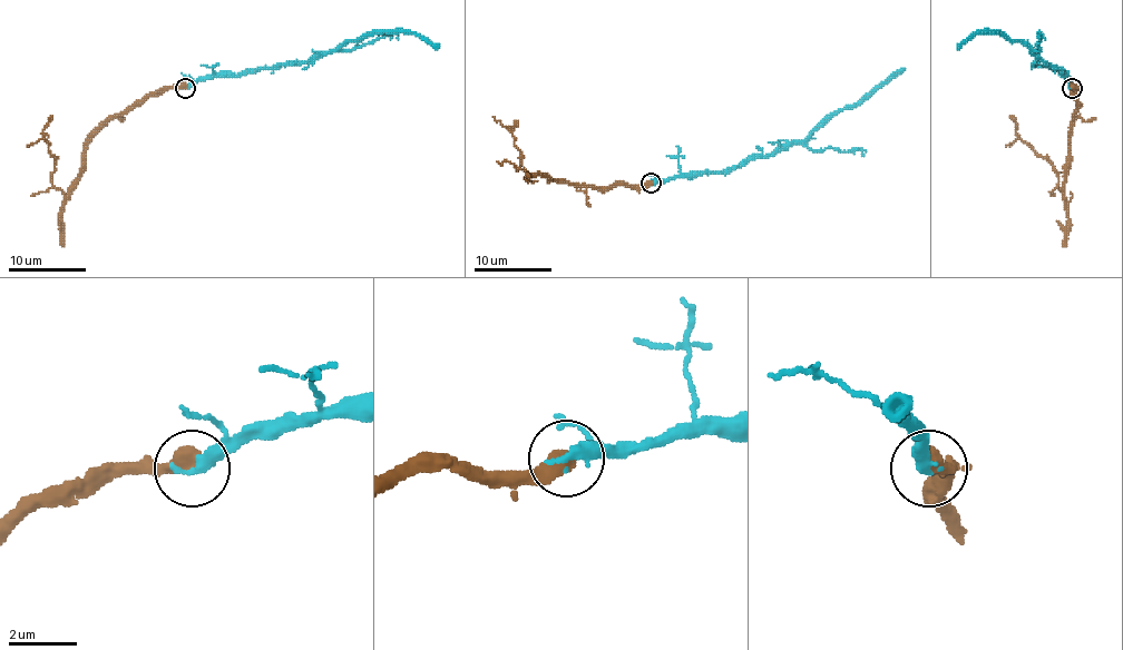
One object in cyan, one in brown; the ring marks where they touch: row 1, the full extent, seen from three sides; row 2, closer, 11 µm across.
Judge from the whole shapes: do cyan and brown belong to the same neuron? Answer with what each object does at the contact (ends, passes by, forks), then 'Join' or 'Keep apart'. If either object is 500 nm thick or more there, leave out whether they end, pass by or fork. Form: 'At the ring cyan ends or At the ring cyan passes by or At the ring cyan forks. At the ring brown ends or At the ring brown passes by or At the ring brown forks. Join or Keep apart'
Join

